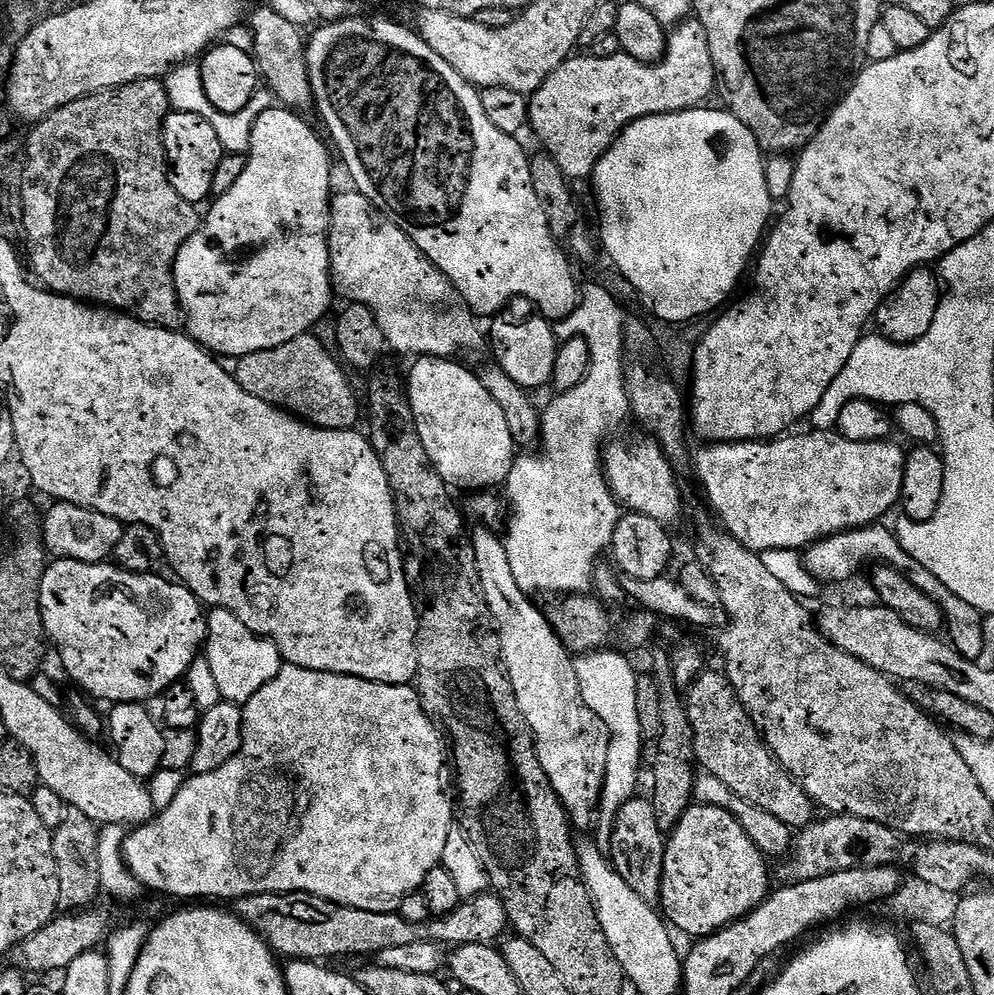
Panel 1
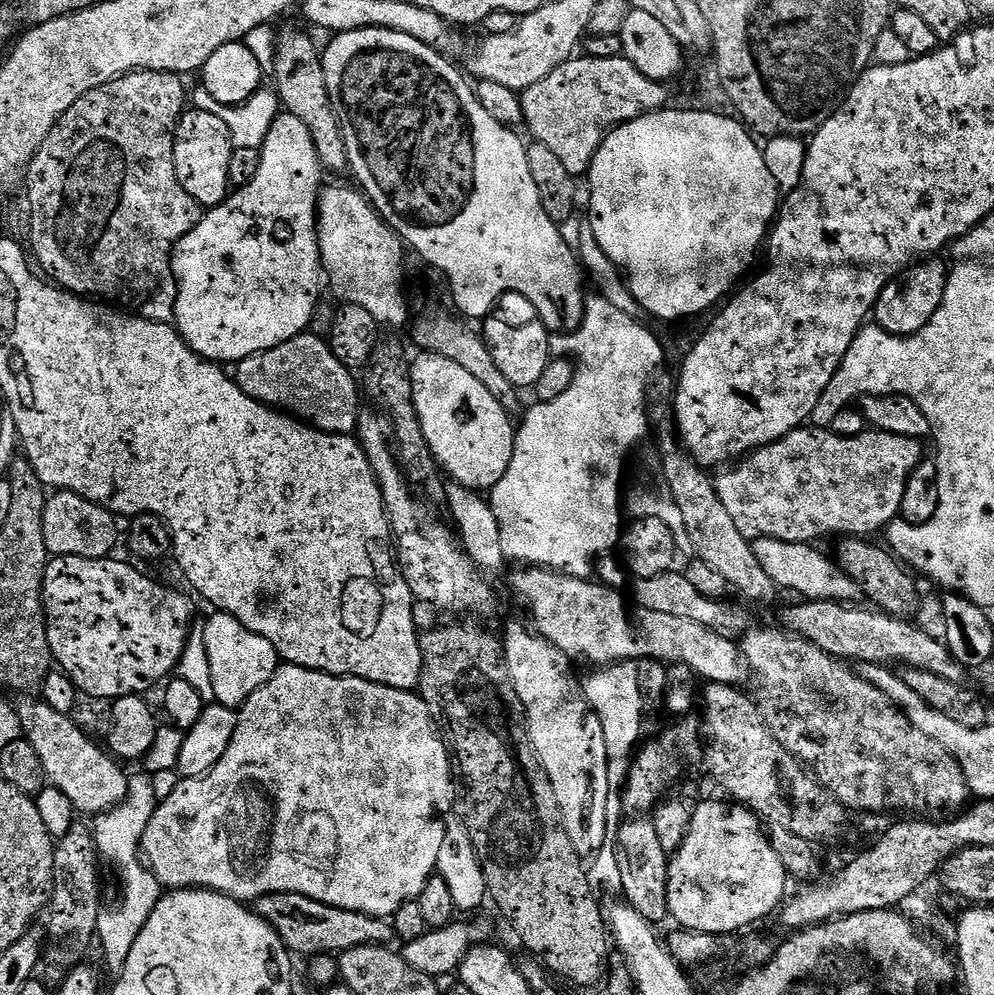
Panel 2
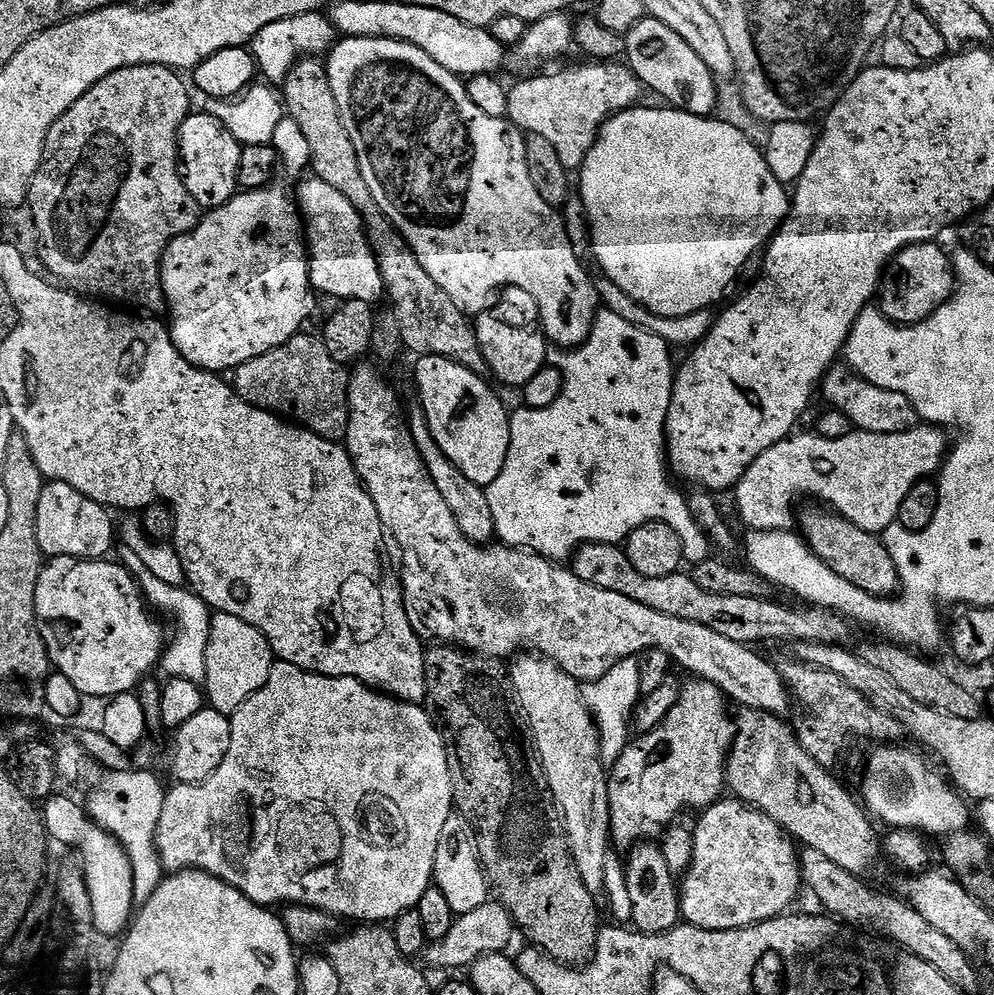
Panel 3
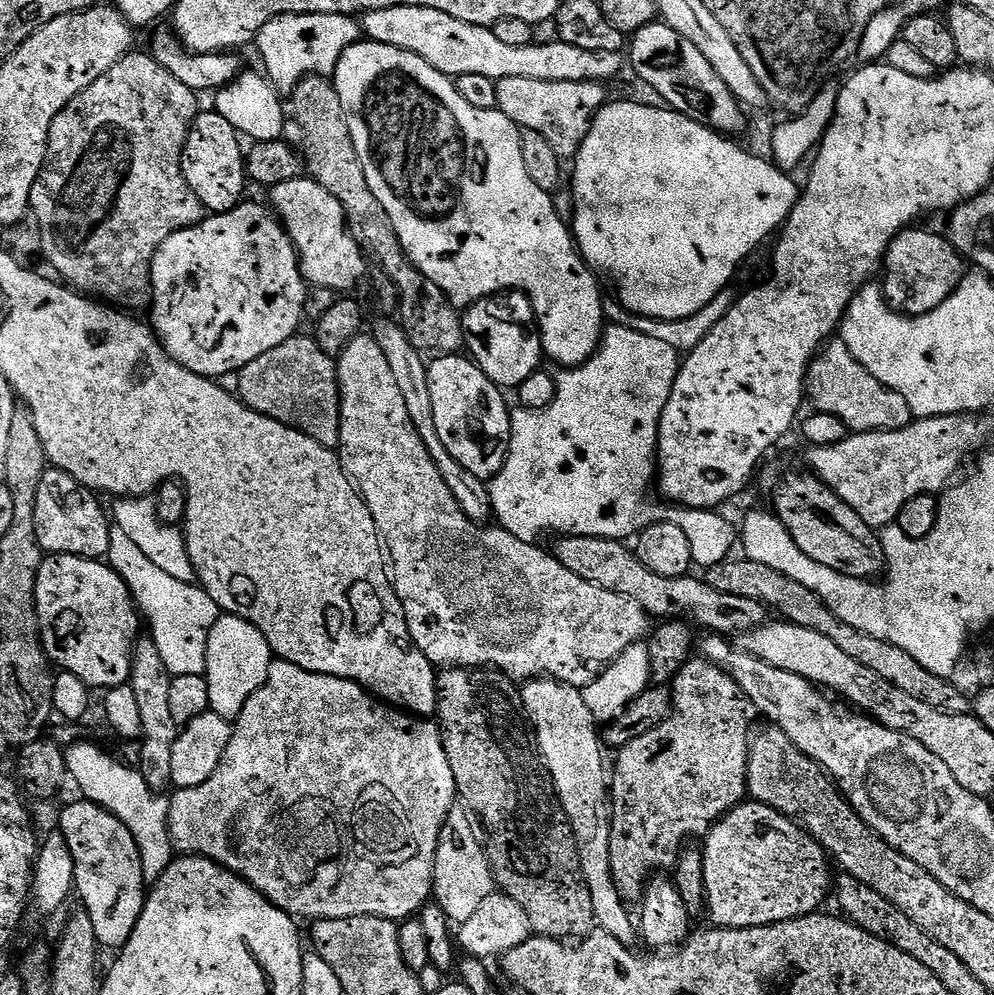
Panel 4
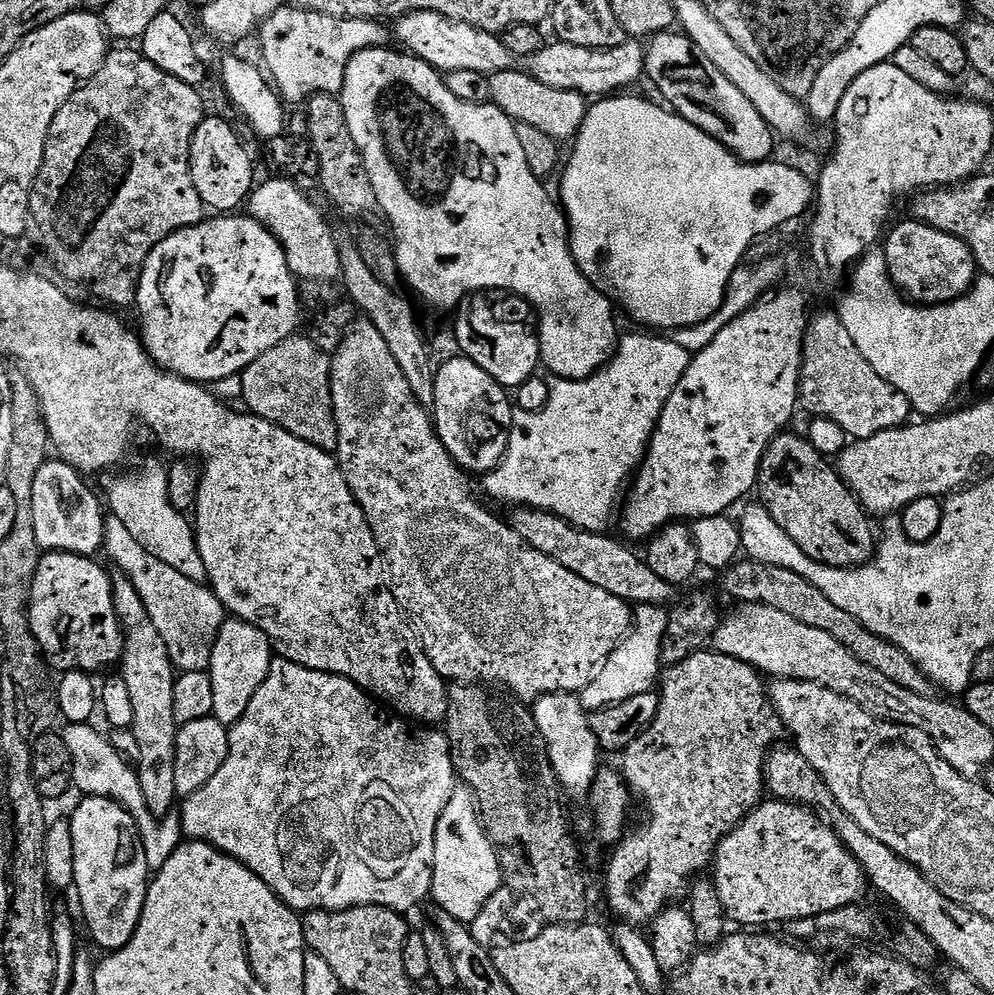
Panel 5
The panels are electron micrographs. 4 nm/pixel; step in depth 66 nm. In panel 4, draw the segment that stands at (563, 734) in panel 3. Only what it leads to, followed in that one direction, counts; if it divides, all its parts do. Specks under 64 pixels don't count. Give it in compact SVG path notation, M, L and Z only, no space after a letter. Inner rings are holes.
M537 678L535 680L527 681L521 689L521 705L523 707L525 717L531 724L534 740L537 745L537 749L541 755L541 760L544 763L545 768L548 771L548 775L551 777L552 782L555 786L556 796L560 799L560 805L563 807L563 812L567 814L567 820L571 824L571 830L576 839L576 845L578 846L578 854L580 855L580 869L584 875L584 881L586 886L590 890L590 902L594 906L594 921L598 925L599 931L605 932L606 934L613 935L614 938L618 938L618 942L627 944L629 946L635 945L638 940L638 924L632 916L628 913L629 905L626 903L623 896L621 896L615 882L612 881L612 867L610 866L610 826L612 825L612 805L610 803L610 784L606 779L606 772L604 776L604 756L600 753L602 749L602 736L598 731L596 732L596 724L598 724L598 717L592 713L590 706L586 706L584 701L583 691L573 687L571 684L564 684L559 680L553 680L551 678Z

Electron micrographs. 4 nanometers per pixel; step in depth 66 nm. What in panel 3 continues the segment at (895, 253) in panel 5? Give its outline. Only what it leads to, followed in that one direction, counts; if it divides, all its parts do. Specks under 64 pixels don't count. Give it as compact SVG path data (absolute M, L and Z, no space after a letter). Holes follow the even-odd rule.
M936 242L912 244L908 248L903 248L889 264L878 292L878 307L893 324L920 324L933 316L951 298L958 283L954 260L938 245Z

